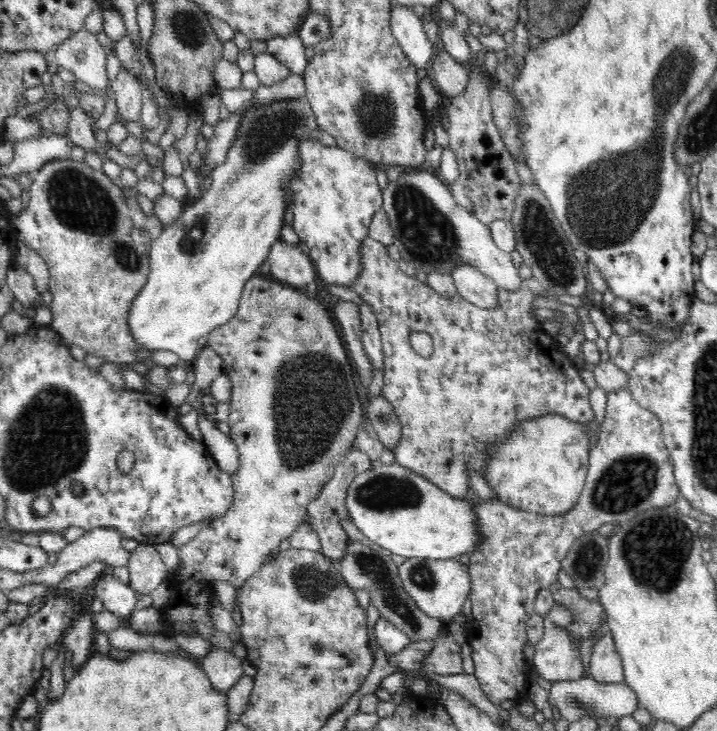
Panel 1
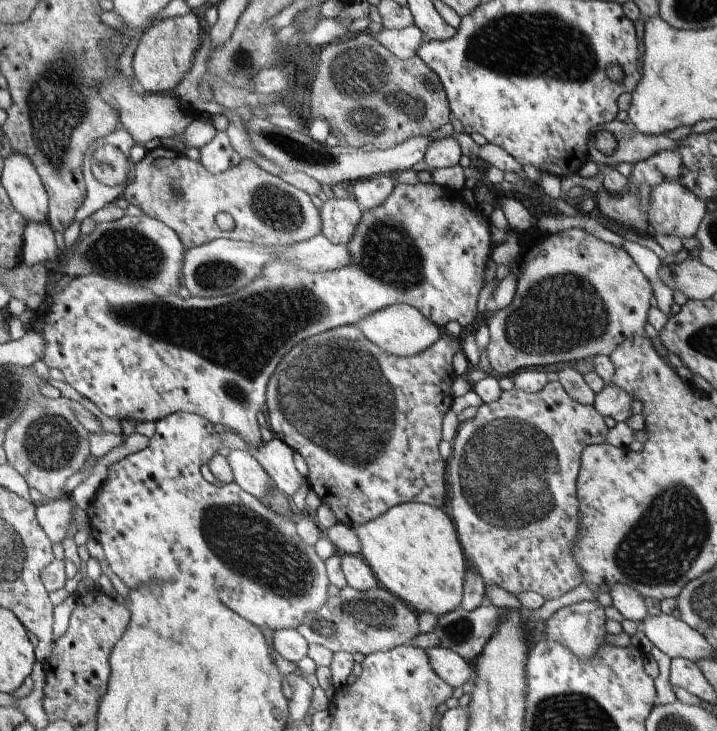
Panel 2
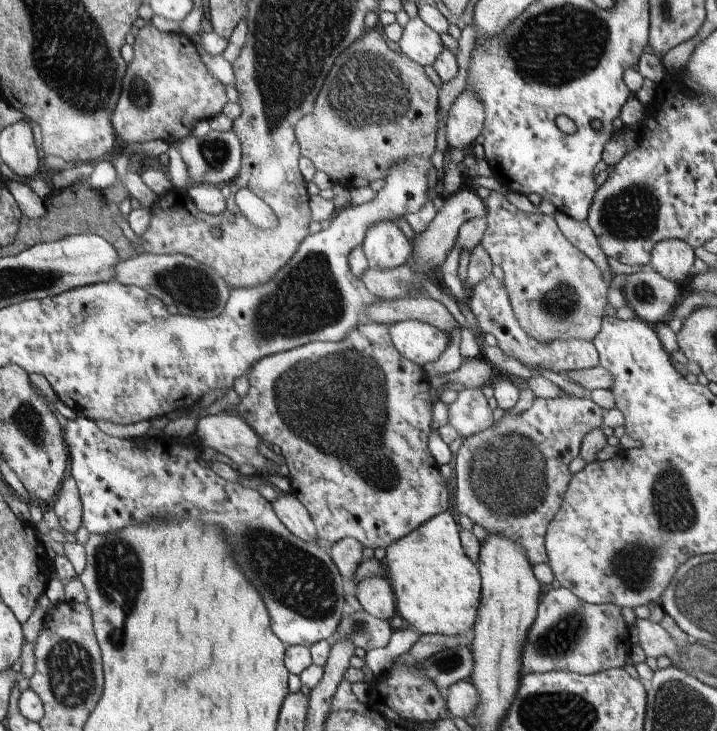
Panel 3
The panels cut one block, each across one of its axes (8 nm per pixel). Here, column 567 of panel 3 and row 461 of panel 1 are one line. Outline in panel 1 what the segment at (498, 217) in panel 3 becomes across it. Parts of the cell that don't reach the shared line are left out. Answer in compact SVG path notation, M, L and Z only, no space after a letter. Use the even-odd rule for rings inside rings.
M252 276L244 286L236 316L226 322L226 326L210 332L206 344L224 358L224 372L232 380L228 424L232 428L230 438L240 452L240 470L232 474L234 500L230 510L178 548L180 566L174 576L184 586L170 590L170 602L160 608L160 634L170 638L196 636L212 642L218 630L212 622L212 608L222 608L214 592L214 582L228 582L236 590L244 588L244 584L270 562L270 552L298 530L308 516L310 502L322 494L338 462L356 444L364 408L354 386L354 366L336 322L314 296L308 296L300 288L292 288L270 276Z

